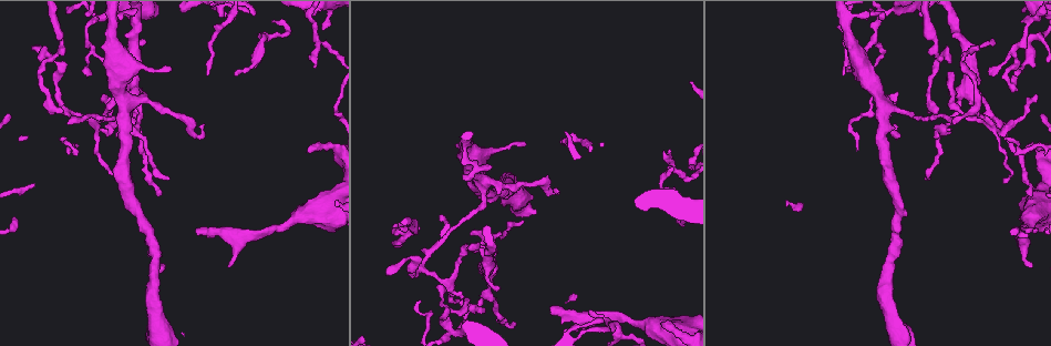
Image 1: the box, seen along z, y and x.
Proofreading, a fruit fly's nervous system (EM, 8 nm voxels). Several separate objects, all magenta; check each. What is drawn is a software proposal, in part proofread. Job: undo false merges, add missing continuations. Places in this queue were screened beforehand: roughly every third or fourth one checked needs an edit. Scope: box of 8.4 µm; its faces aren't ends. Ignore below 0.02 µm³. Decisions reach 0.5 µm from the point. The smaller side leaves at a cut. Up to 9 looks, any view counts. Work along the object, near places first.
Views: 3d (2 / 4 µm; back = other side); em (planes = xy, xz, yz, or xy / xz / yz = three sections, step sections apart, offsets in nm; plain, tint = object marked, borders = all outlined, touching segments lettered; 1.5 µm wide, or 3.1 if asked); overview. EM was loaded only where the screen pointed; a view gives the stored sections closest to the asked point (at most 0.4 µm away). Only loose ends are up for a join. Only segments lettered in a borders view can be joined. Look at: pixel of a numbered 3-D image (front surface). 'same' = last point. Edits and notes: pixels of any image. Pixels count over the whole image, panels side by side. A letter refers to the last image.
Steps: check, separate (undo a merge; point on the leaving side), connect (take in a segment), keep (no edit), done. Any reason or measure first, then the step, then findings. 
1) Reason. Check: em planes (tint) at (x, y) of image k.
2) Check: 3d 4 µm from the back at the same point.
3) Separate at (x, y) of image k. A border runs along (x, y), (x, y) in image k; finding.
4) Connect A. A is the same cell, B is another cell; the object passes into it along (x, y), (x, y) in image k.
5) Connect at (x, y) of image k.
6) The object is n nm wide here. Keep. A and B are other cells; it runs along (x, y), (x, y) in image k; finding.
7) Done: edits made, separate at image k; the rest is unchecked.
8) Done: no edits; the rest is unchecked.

Free end. Check: 3d 2 µm from the back at (1030, 264) of image 1.

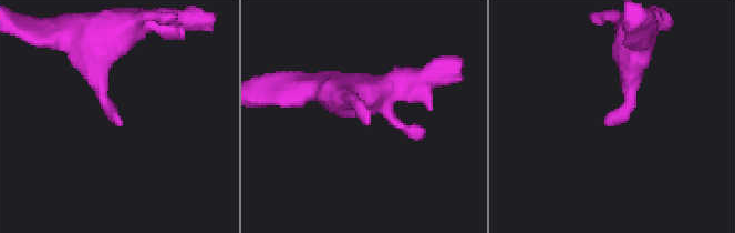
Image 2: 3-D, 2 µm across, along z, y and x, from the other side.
Need the tissue. Check: em planes (tint) at (368, 125) of image 2.

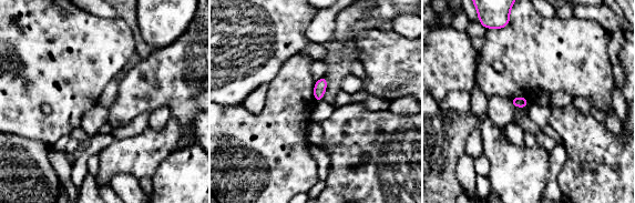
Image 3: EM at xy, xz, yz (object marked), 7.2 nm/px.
See the neighbours. Check: em planes (borders) at the same point.

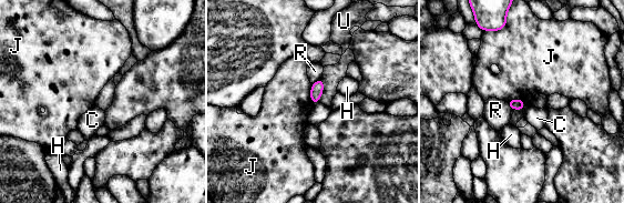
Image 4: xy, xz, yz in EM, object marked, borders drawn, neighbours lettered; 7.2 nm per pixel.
Keep. C, H, J, R and U are other cells; a border runs along (505, 101), (521, 99), (525, 105) in image 4; no lettered segment goes on from it.

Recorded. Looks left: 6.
Sharp bend. Check: 3d 4 µm at (875, 22) of image 1.

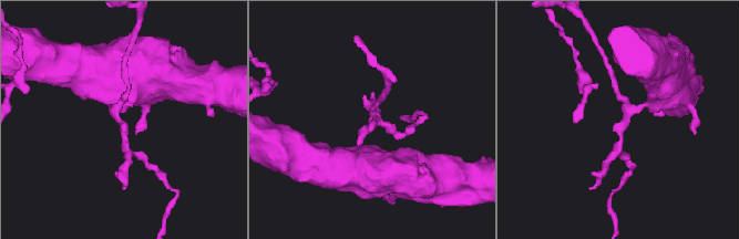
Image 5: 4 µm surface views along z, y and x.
Check: em xz step 4 (tint) at (622, 125) of image 5.

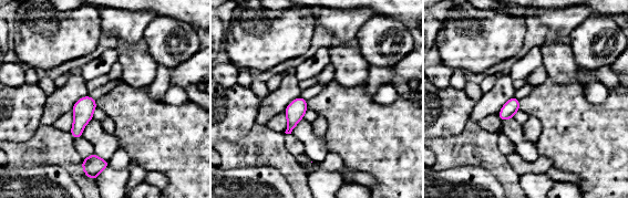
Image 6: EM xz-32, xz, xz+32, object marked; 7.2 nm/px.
Check: em xy step 8 (borders) at the same point.

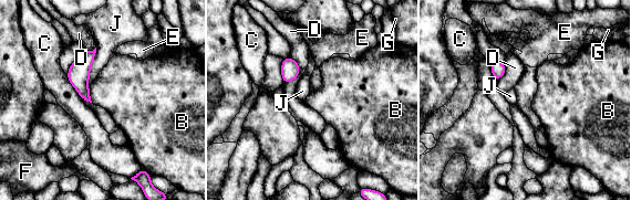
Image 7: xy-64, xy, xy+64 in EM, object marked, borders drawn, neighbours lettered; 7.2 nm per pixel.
Keep. B, C, D, E, F, G and J are other cells; one neuron here.

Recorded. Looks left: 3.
Thick turns thin. Check: em planes (tint) at (1027, 31) of image 1.

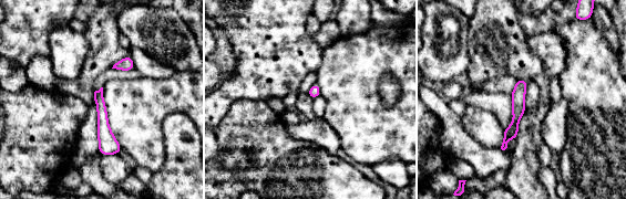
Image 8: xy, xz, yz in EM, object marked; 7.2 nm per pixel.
What lies round it. Check: em planes (borders) at the same point.

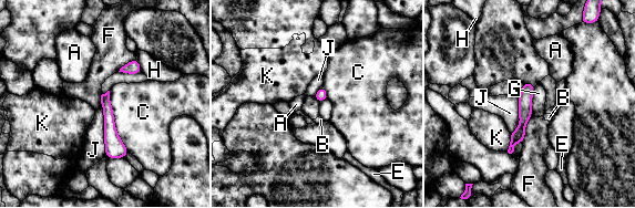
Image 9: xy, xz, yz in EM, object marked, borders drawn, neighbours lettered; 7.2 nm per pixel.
Keep. A, B, C, E, F, G, H, J and K are other cells; one neuron here.

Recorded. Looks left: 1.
Done: no edits; the rest is unchecked.

